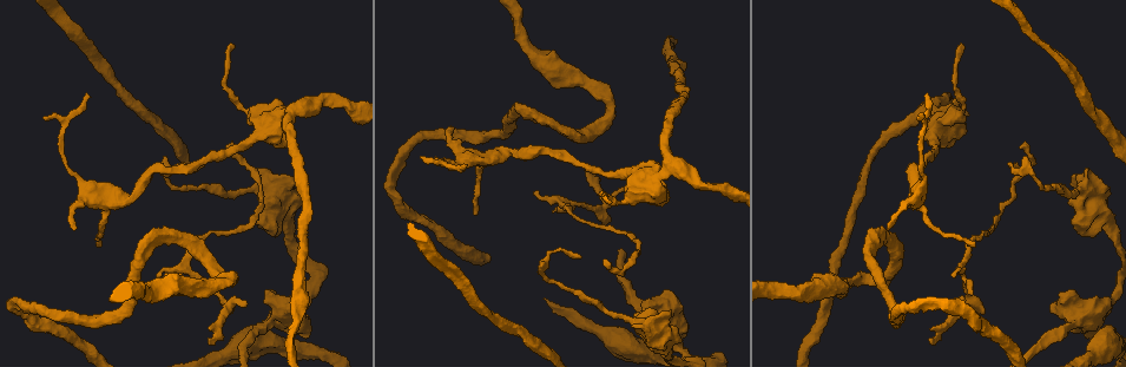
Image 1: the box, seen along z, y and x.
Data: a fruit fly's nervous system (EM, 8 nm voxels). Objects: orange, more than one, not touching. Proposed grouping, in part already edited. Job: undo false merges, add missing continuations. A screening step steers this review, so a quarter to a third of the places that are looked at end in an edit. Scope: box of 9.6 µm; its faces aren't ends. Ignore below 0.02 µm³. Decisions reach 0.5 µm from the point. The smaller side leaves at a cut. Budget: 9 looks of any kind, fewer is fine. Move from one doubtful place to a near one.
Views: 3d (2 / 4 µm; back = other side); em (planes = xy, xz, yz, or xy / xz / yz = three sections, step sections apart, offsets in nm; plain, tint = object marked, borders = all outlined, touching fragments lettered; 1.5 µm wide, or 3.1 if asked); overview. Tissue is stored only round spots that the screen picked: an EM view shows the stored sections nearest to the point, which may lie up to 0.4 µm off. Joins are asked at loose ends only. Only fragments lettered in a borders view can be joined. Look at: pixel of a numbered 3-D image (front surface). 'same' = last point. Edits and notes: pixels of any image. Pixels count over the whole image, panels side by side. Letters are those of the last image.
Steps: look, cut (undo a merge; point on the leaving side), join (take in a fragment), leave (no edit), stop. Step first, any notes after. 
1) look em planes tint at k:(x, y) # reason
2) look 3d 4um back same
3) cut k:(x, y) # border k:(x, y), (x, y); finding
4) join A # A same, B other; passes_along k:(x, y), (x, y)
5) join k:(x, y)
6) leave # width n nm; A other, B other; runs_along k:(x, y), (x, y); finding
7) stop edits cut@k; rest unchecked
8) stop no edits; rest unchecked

look 3d 4um back at 1:(1092, 335) # free end

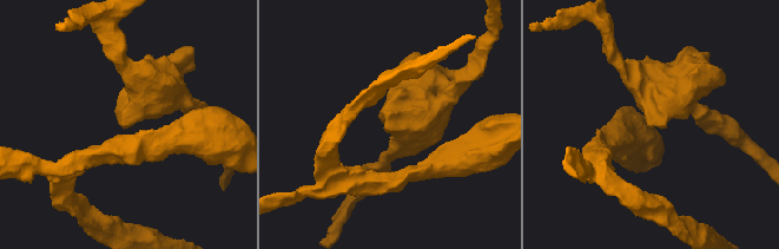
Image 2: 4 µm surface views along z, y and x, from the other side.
look em yz step 4 borders at 2:(647, 123)

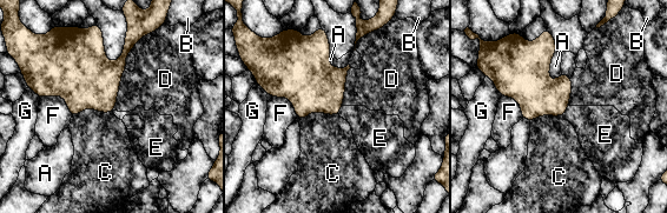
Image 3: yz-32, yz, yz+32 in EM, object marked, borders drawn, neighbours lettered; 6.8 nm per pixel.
look em planes borders same # cut it another way

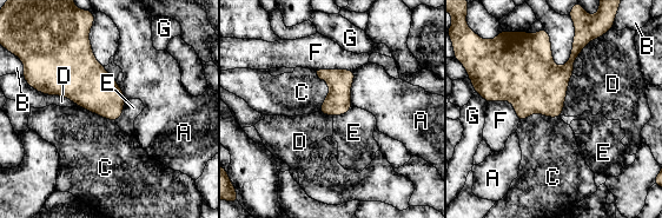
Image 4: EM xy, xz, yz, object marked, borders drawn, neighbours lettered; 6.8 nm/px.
leave # A other, B other, C other, D other, E other, F other, G other; border 4:(126, 99), (123, 113), (114, 120); no lettered fragment goes on from it

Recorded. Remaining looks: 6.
look 3d 4um at 1:(45, 119)

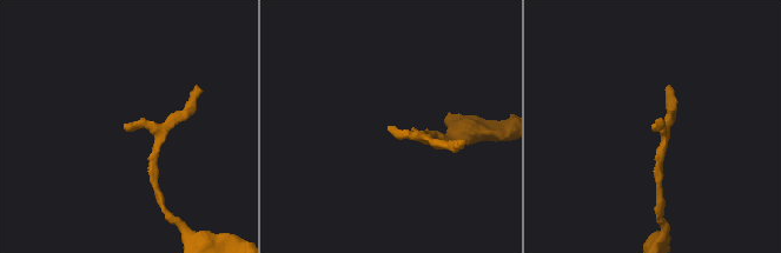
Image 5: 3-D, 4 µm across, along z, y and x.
look em planes borders at 5:(651, 127) # now the EM

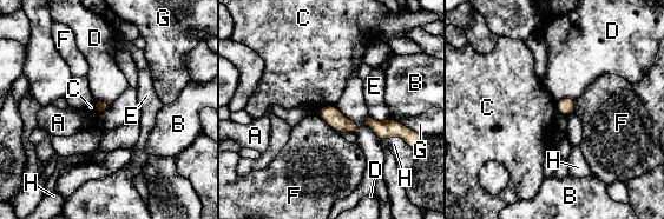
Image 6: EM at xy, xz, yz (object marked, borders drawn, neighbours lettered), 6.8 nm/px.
leave # A other, B other, C other, D other, E other, F other, G other, H other; none of them fits

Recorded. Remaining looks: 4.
look em planes borders at 1:(888, 229) # free end

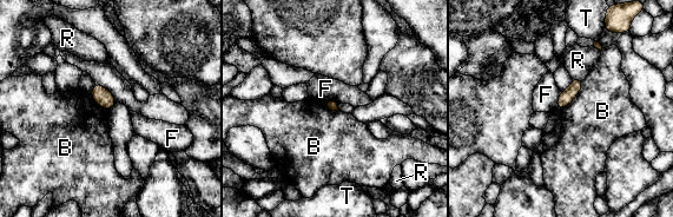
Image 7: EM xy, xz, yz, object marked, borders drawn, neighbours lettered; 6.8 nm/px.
leave # B other, F other, R other, T other; none of them fits

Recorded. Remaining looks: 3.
look em planes borders at 1:(972, 246) # tapers out

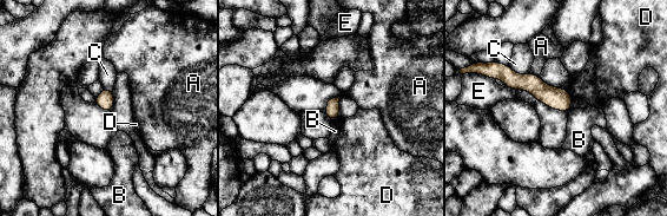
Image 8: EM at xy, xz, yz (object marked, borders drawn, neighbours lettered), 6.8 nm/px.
leave # longest_contact C 160 nm; A other, B other, C other, D other, E other; no lettered fragment goes on from it

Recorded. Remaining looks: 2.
stop no edits; rest unchecked

